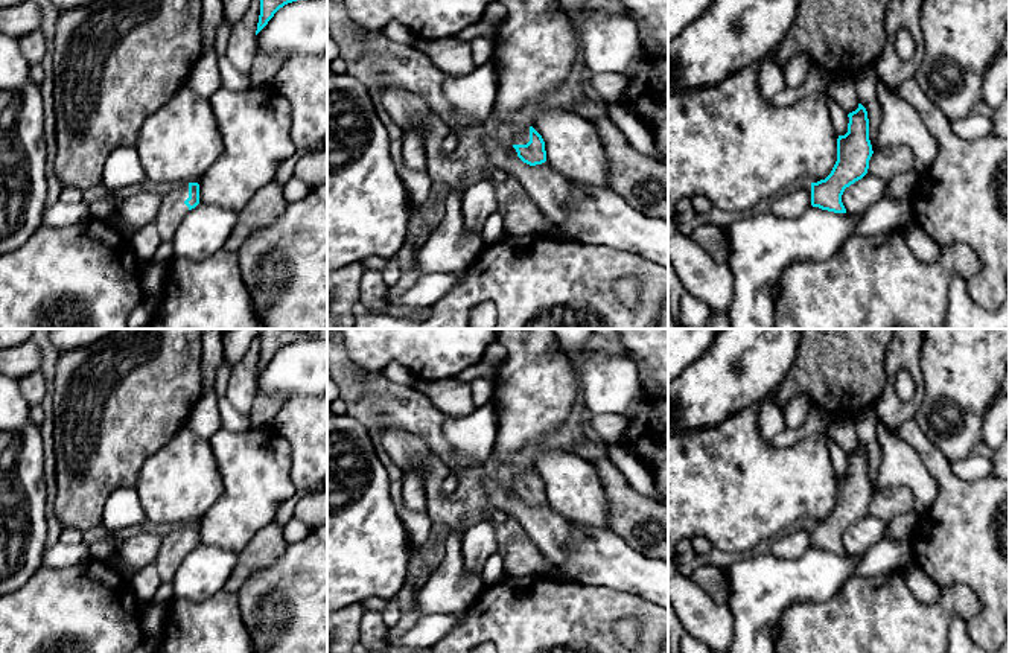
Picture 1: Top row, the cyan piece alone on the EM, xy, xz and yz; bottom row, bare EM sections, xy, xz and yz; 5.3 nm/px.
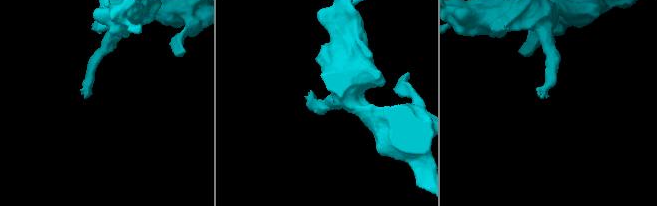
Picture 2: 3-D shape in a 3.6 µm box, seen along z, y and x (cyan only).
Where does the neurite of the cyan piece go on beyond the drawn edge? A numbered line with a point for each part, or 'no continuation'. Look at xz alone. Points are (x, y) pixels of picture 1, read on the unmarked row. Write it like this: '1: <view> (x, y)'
1: xz (519, 474)

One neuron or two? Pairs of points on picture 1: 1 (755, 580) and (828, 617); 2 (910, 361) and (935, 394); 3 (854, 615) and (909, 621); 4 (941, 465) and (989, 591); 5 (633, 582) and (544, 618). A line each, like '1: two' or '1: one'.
1: two
2: two
3: one
4: one
5: two

